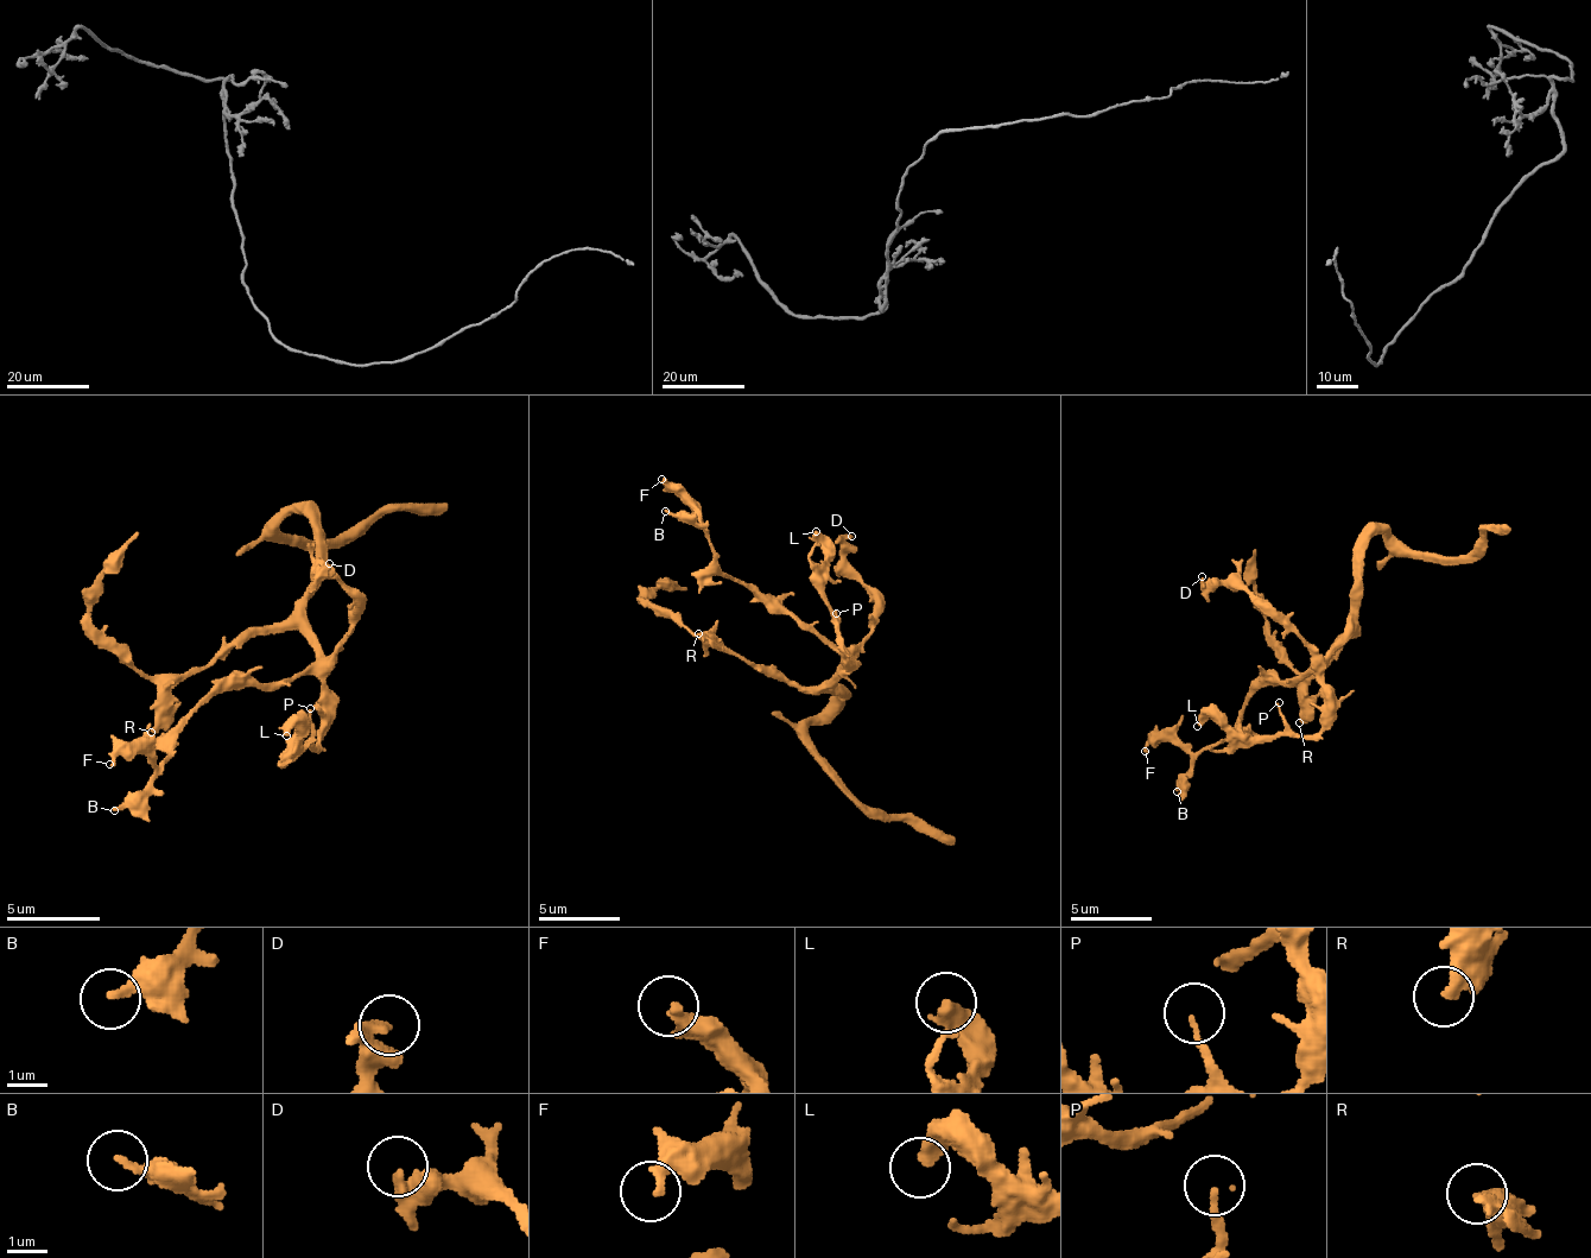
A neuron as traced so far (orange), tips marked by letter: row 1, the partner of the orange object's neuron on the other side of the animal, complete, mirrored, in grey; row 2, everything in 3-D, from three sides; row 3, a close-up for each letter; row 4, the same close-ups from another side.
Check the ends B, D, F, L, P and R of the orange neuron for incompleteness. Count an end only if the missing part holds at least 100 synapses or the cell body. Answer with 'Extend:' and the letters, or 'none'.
Extend: none

